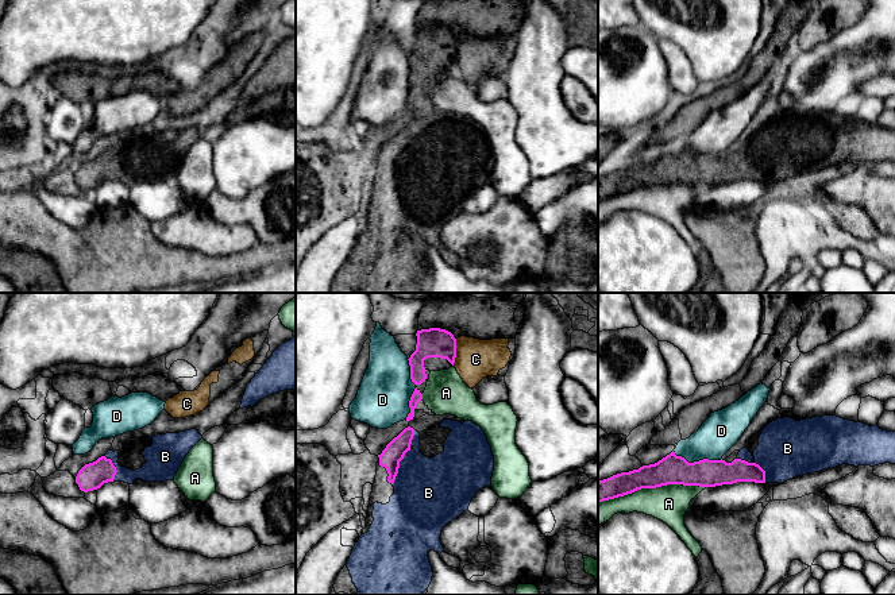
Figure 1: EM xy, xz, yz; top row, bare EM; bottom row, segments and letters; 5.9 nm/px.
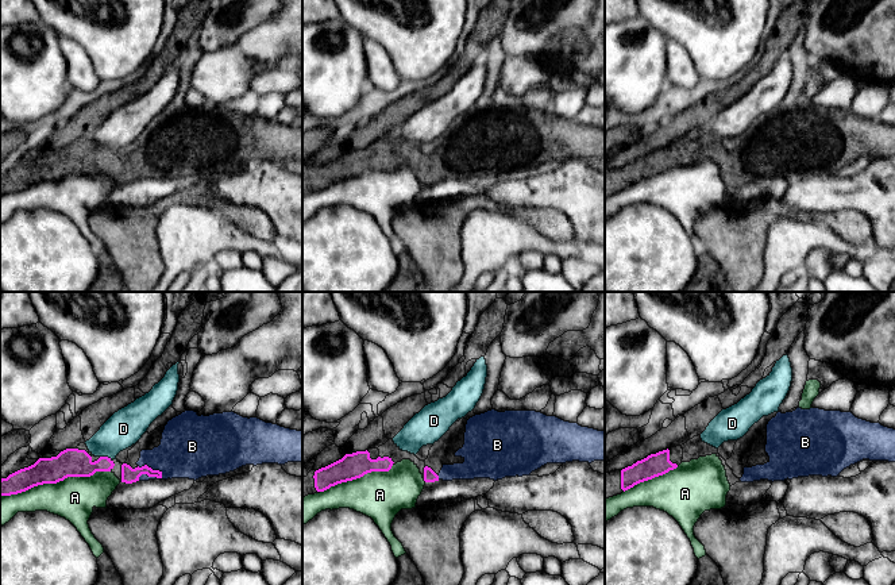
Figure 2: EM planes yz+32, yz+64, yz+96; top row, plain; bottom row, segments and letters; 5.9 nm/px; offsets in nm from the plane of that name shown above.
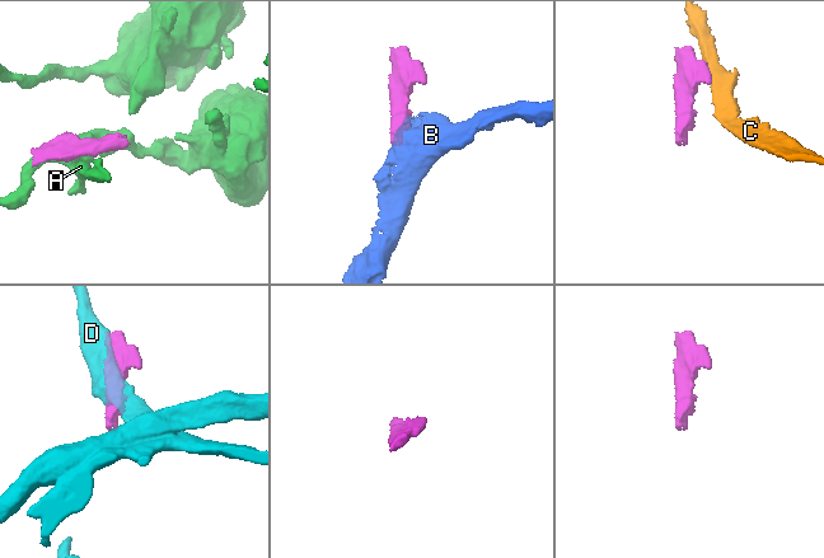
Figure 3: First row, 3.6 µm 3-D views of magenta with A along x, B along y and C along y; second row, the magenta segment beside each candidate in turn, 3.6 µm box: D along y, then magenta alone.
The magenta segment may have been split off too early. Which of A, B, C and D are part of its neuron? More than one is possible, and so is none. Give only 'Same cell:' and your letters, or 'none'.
Same cell: B

